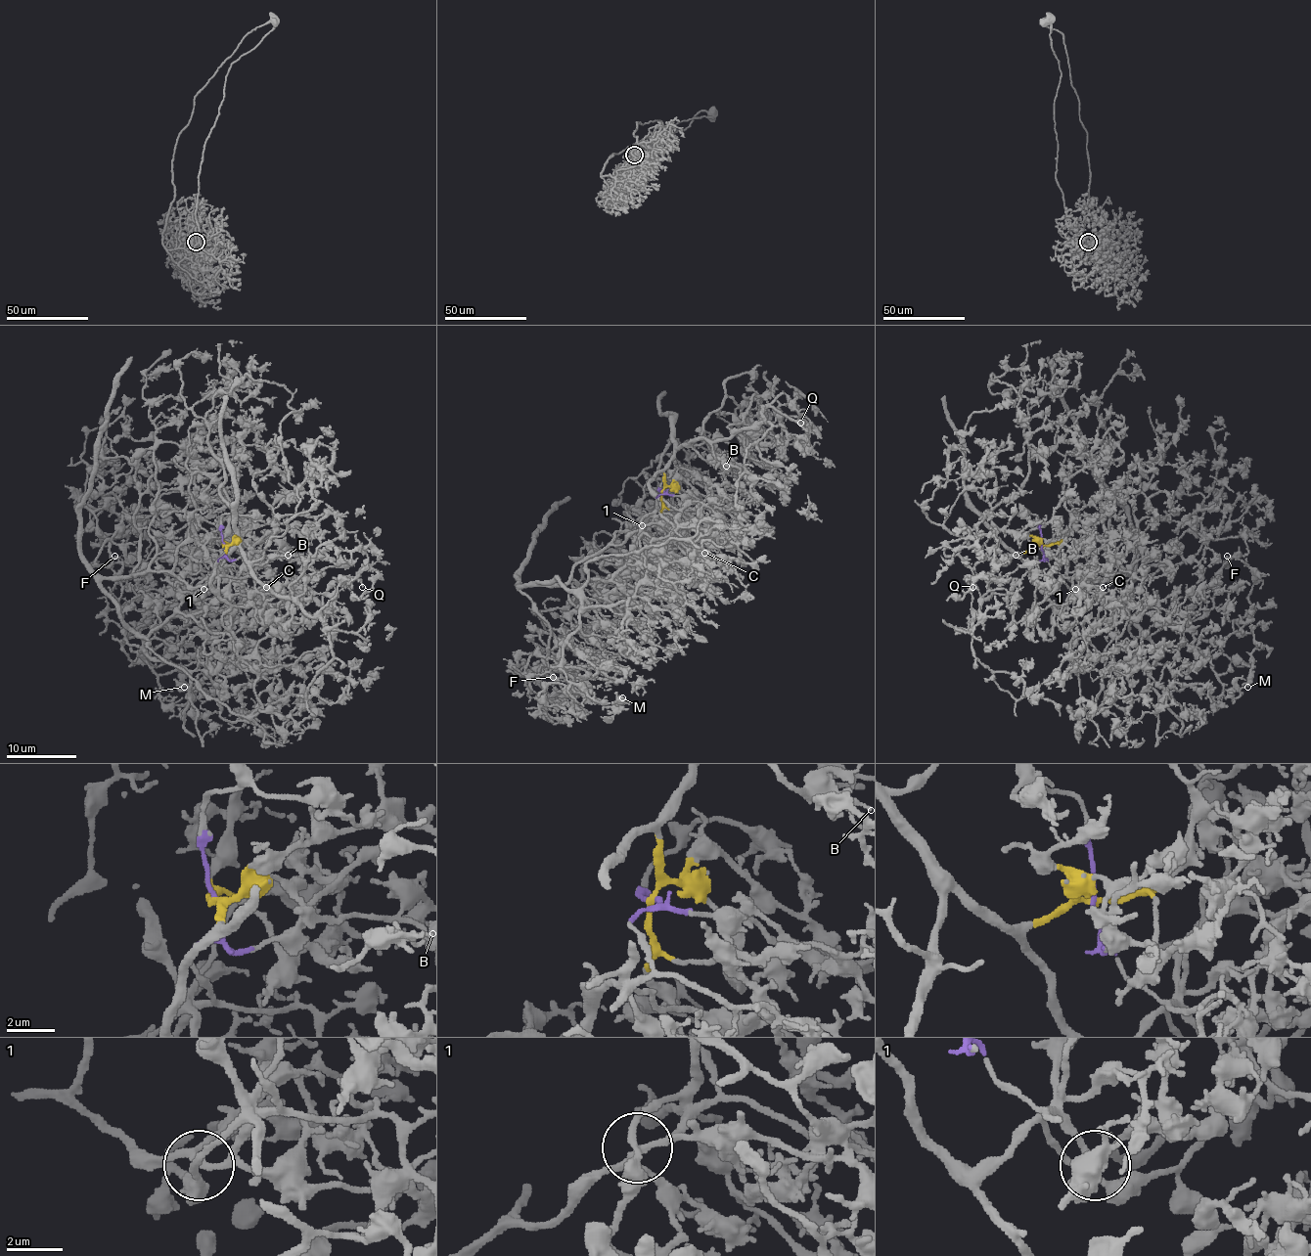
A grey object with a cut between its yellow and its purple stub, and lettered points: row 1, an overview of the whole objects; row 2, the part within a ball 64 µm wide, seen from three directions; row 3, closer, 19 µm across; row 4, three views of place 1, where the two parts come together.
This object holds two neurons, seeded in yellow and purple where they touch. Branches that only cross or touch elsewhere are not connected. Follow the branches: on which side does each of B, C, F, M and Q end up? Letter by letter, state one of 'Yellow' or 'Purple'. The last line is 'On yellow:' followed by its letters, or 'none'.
B: Yellow
C: Yellow
F: Purple
M: Purple
Q: Yellow
On yellow: B, C, Q

